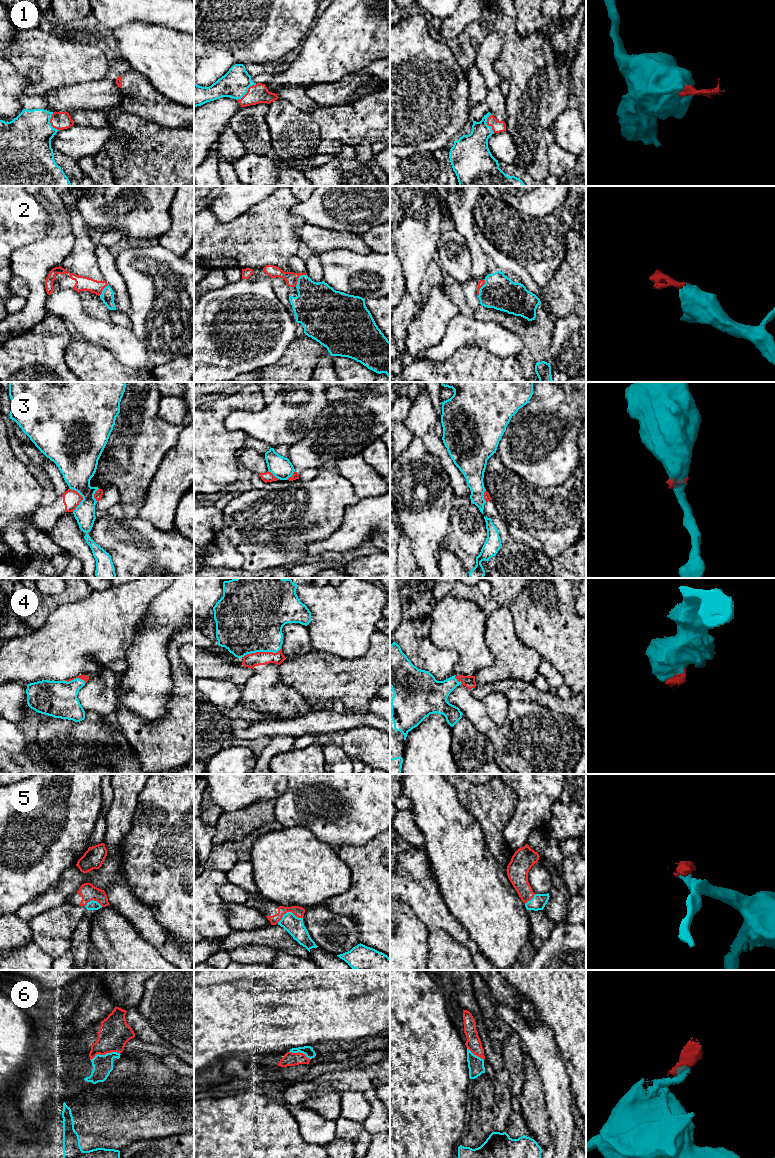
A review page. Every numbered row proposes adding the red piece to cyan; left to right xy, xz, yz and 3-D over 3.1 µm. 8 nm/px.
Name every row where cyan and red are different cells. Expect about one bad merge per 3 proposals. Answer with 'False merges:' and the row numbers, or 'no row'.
False merges: 3

